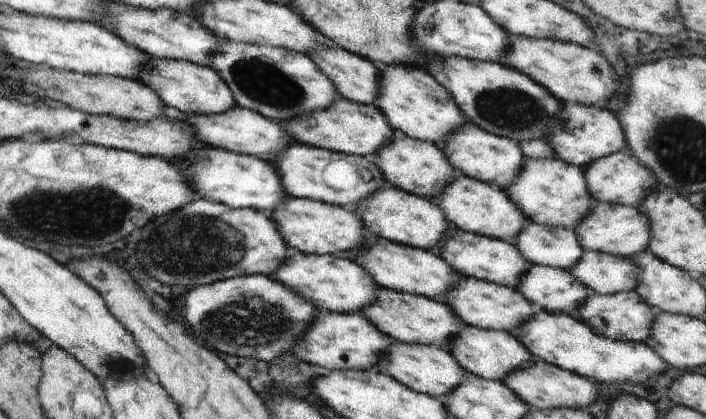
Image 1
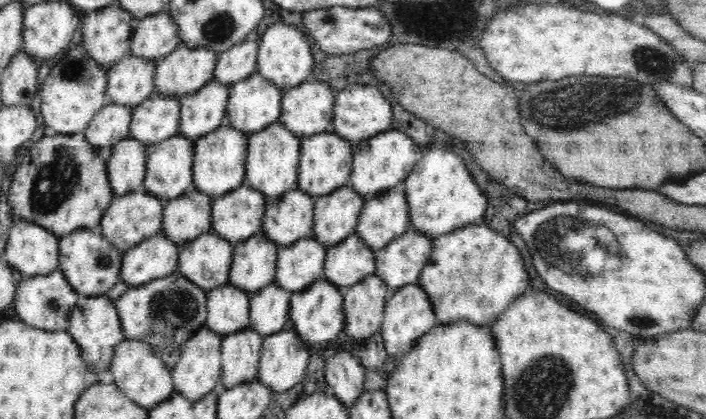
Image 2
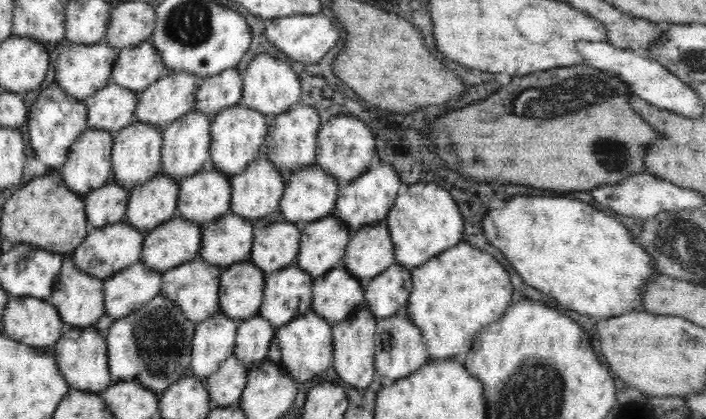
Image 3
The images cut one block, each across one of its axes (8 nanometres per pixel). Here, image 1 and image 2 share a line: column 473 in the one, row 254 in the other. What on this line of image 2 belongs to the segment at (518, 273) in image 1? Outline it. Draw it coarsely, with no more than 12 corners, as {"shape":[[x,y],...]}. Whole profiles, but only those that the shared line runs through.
{"shape":[[234,246],[229,283],[249,294],[275,280],[280,246]]}

